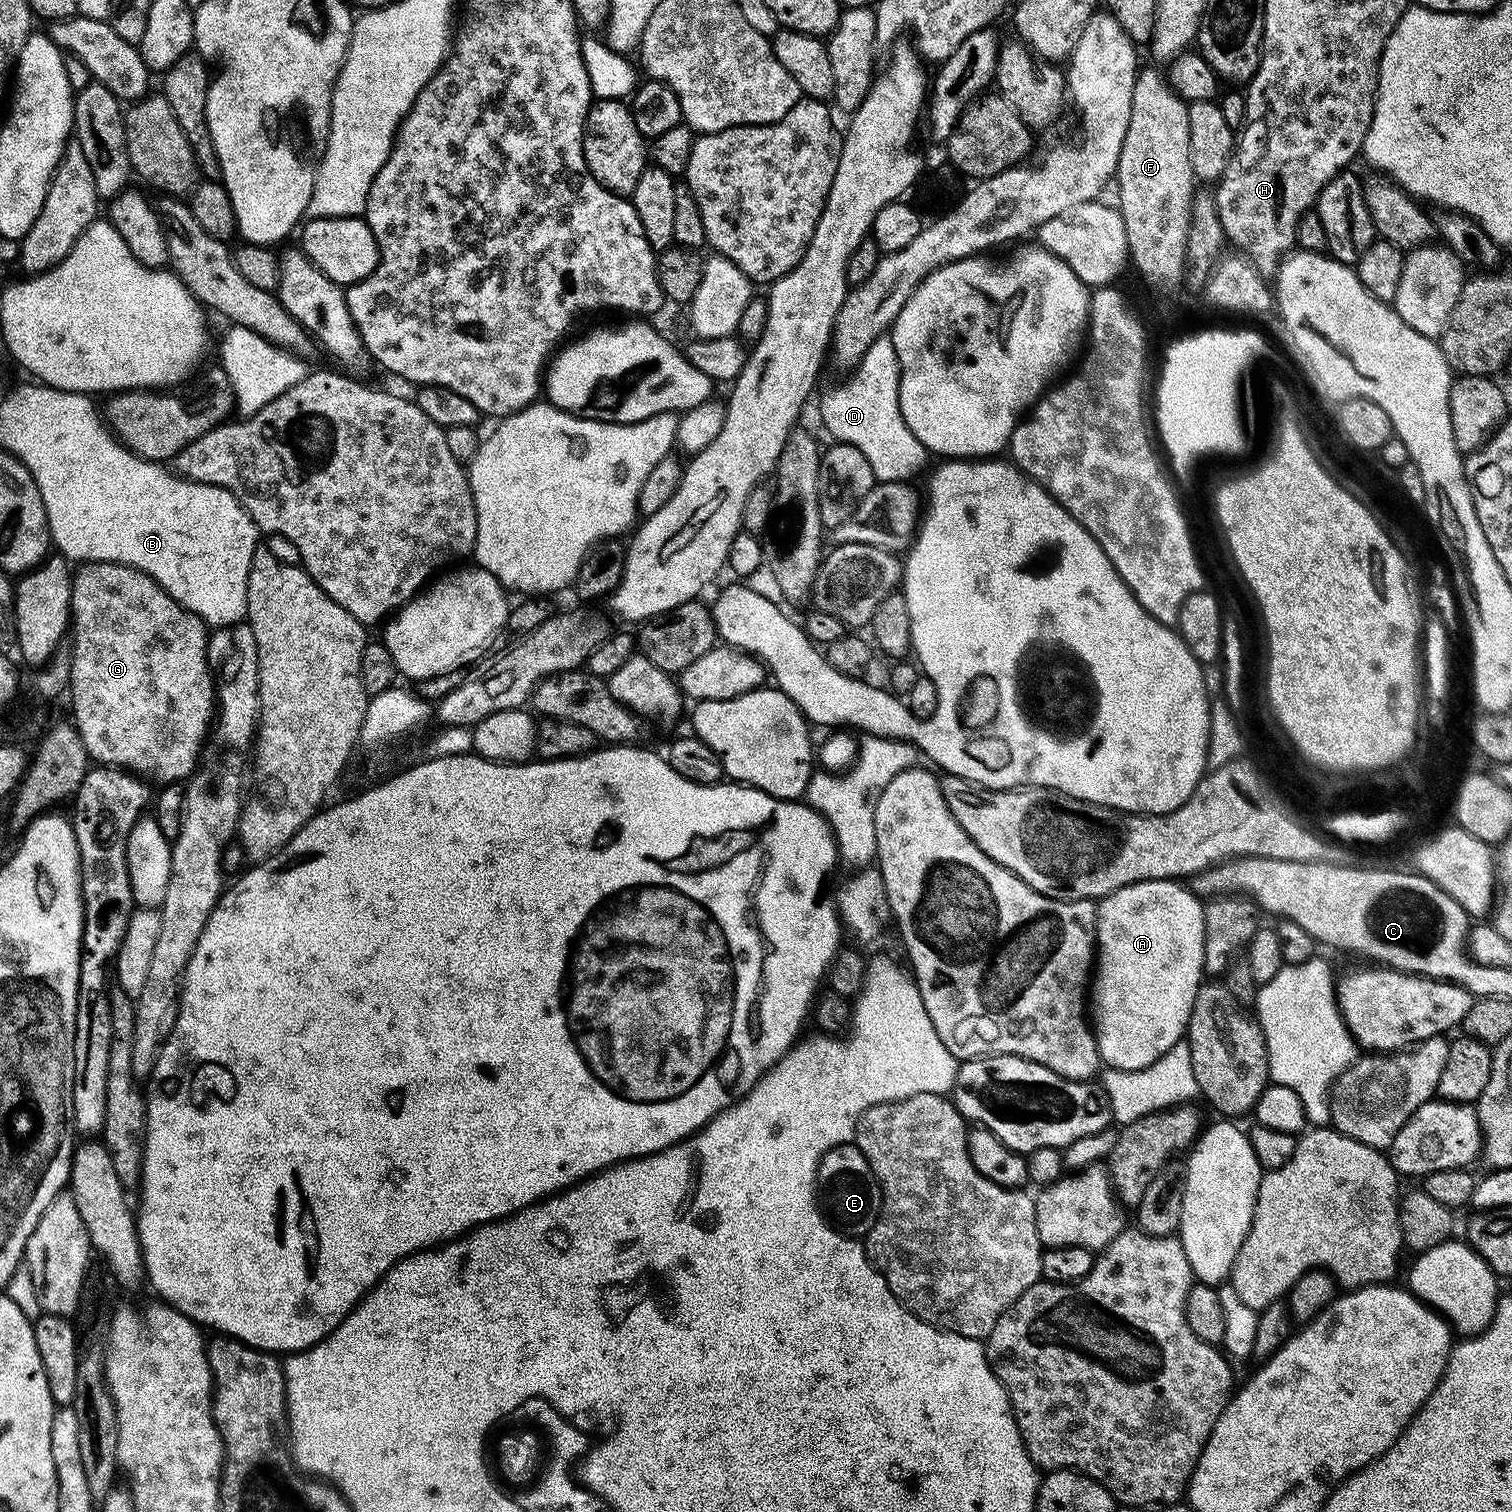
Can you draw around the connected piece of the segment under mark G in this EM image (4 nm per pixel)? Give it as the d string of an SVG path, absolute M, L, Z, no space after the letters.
M84 562L75 569L72 578L72 614L70 617L70 651L72 665L68 679L67 695L72 695L71 719L81 735L82 742L89 757L97 765L123 768L133 774L149 772L157 776L161 785L167 786L177 782L187 781L196 770L198 759L202 754L202 745L210 732L210 725L214 720L214 705L216 703L216 689L214 687L214 672L207 658L207 644L210 629L202 618L198 618L190 610L182 607L177 600L170 598L164 589L154 582L142 570L132 568L129 564L93 564Z

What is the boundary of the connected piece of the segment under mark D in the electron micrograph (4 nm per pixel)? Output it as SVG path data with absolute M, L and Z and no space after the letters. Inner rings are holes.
M889 335L878 337L853 369L852 378L832 388L820 400L820 420L837 443L854 446L865 455L879 483L907 481L928 458L924 444L915 438L902 418L901 364Z

